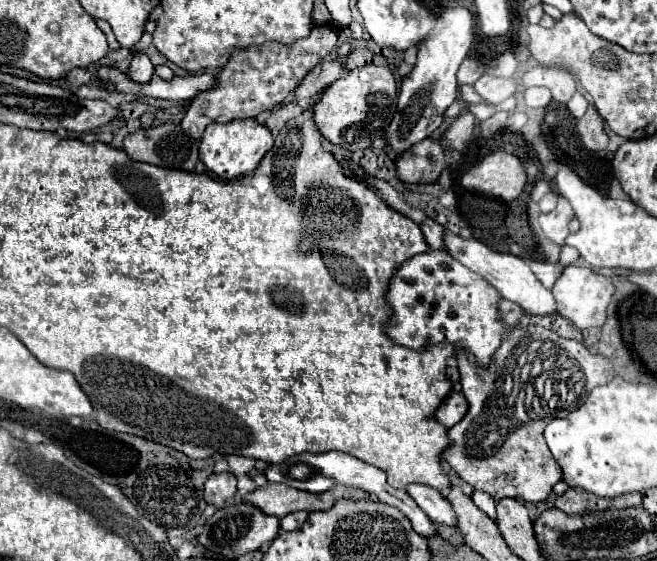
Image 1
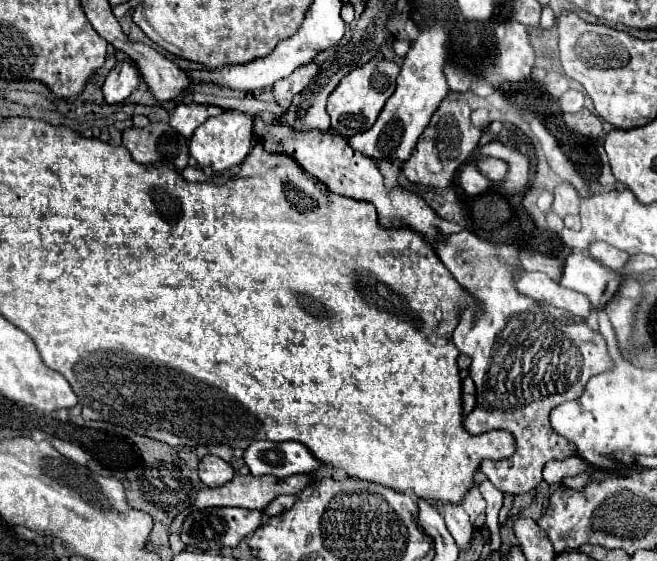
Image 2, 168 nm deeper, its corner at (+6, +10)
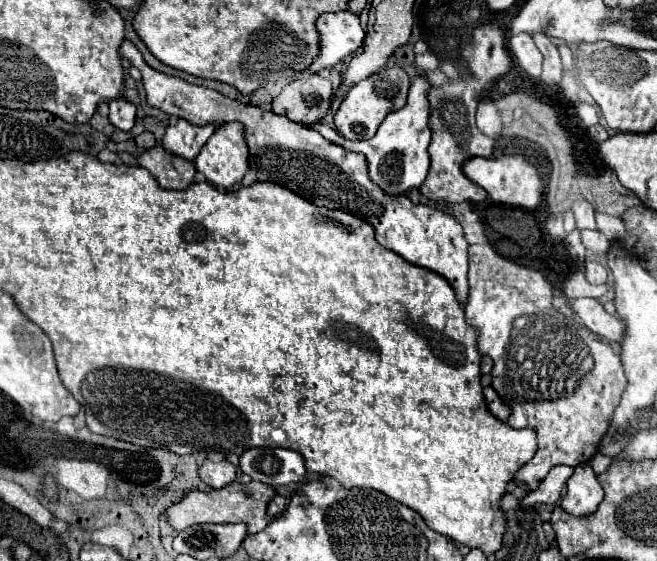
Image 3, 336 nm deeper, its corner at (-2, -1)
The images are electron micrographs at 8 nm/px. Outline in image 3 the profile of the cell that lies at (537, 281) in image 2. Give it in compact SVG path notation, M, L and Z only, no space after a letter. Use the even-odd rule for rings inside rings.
M573 299L571 307L583 319L583 325L587 325L593 333L597 333L609 341L623 339L625 325L621 323L621 319L617 315L609 315L597 299Z

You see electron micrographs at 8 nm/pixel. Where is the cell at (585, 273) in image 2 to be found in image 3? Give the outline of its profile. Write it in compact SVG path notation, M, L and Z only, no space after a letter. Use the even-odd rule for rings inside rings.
M585 263L585 277L593 285L601 285L607 281L607 269L599 263Z

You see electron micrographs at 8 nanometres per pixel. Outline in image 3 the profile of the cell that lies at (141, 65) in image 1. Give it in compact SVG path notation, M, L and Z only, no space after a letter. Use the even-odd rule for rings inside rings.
M125 99L111 101L109 103L109 121L121 131L131 131L131 127L135 125L135 105Z

